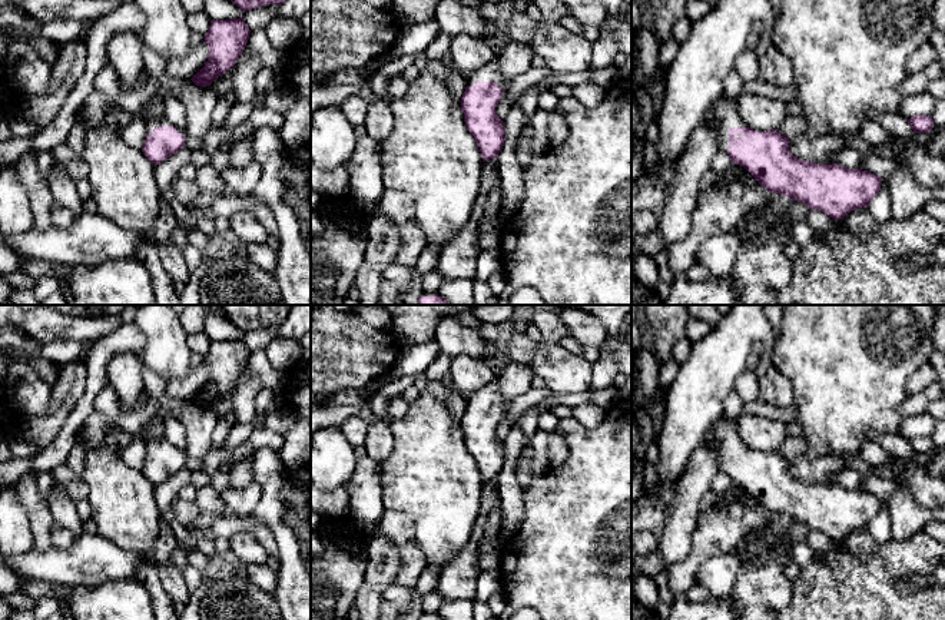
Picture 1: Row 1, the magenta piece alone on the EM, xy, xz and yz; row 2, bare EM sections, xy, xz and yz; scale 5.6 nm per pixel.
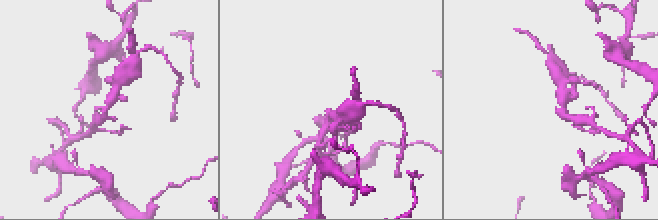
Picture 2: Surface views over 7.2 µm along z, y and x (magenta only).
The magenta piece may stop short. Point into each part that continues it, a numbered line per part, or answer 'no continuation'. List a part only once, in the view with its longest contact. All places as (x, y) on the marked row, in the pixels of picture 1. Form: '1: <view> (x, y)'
1: xy (151, 123)

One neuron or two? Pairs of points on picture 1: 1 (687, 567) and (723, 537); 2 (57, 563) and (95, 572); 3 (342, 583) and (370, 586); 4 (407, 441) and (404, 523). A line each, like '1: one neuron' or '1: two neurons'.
1: one neuron
2: one neuron
3: two neurons
4: two neurons

